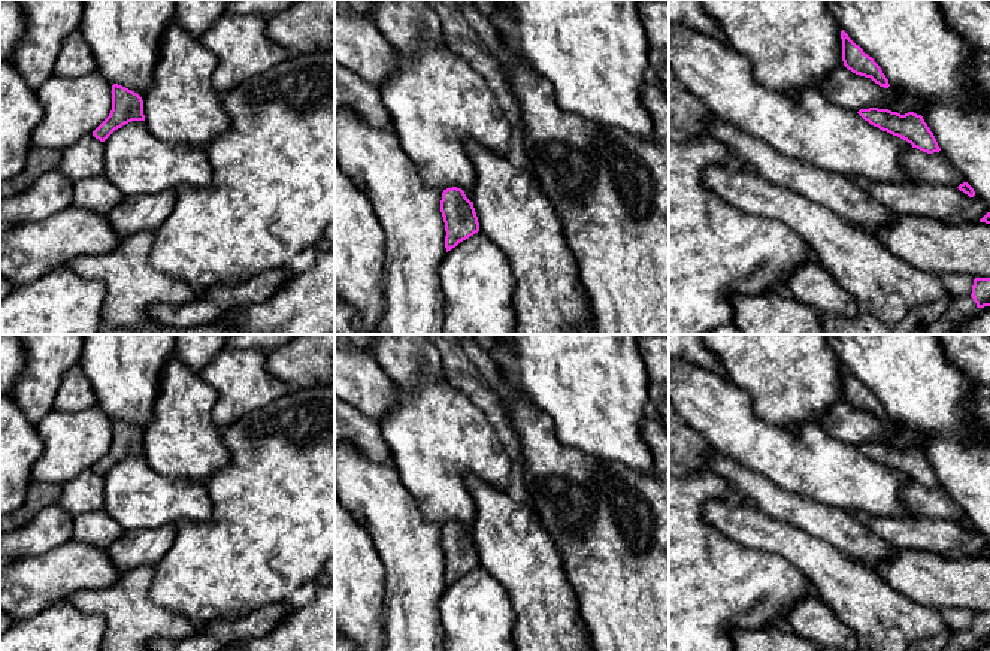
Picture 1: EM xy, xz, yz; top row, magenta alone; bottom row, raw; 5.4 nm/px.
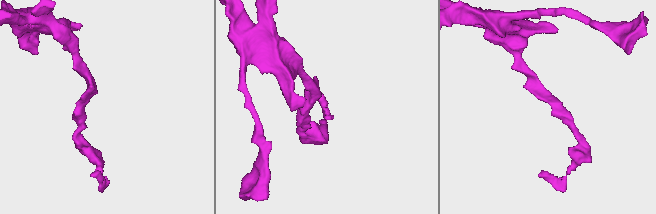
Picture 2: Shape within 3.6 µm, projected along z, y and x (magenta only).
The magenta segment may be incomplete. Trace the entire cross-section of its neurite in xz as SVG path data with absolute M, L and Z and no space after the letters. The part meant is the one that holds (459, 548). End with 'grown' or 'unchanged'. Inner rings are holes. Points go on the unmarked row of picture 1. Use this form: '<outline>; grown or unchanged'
M452 521L443 524L440 546L446 566L446 587L479 566L479 557L473 542L473 536L466 532L461 523Z; unchanged

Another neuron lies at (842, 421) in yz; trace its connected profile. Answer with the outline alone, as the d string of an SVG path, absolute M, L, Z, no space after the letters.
M839 400L829 408L817 424L823 427L829 436L856 446L878 442L900 449L914 446L923 451L927 442L924 433L902 427L893 420L888 423L880 421L871 412L856 409L845 400Z

